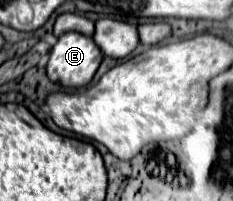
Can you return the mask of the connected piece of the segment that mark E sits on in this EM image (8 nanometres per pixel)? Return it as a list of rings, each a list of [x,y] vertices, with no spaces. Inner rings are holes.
[[[66,32],[50,50],[46,64],[48,78],[64,88],[86,86],[102,62],[102,52],[96,42],[80,32]]]

